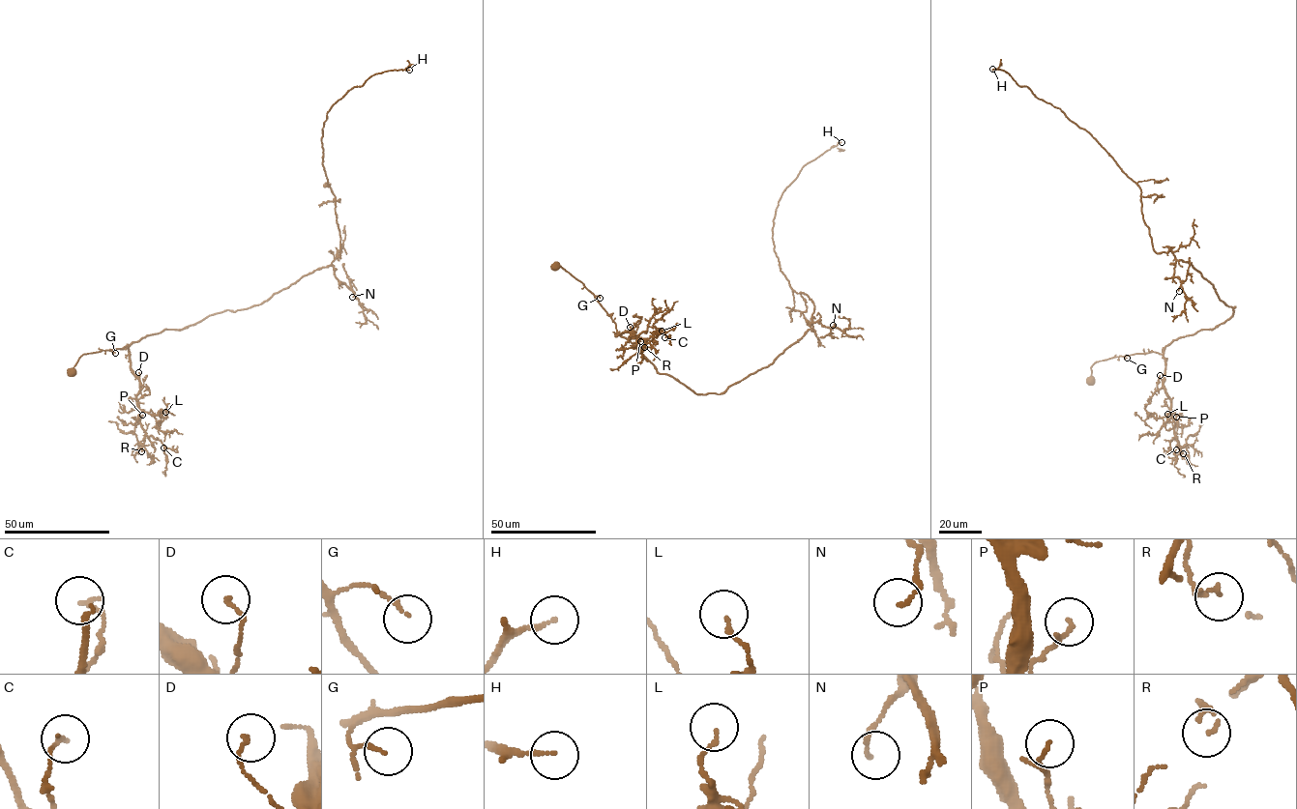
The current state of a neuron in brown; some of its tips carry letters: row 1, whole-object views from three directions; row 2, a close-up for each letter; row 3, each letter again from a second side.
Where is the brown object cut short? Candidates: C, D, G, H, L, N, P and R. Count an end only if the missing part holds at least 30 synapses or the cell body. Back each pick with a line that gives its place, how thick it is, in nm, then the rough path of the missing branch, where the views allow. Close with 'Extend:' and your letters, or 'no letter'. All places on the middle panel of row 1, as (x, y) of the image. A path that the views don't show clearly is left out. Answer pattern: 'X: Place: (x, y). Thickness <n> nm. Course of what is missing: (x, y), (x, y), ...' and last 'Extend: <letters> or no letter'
H: Place: (841, 142). Thickness 140 nm. Course of what is missing: (841, 142), (861, 136), (867, 141), (862, 143)
Extend: H

